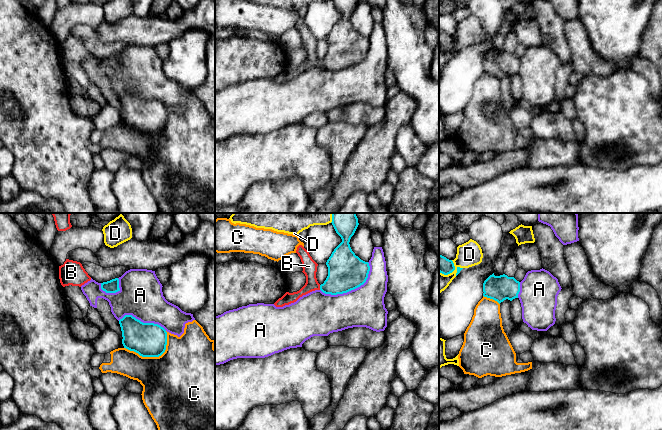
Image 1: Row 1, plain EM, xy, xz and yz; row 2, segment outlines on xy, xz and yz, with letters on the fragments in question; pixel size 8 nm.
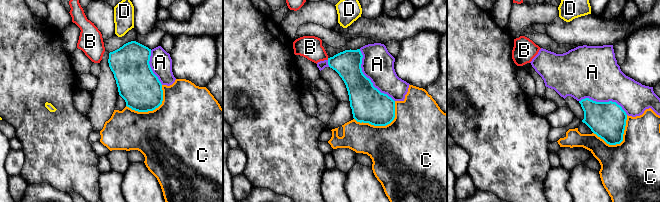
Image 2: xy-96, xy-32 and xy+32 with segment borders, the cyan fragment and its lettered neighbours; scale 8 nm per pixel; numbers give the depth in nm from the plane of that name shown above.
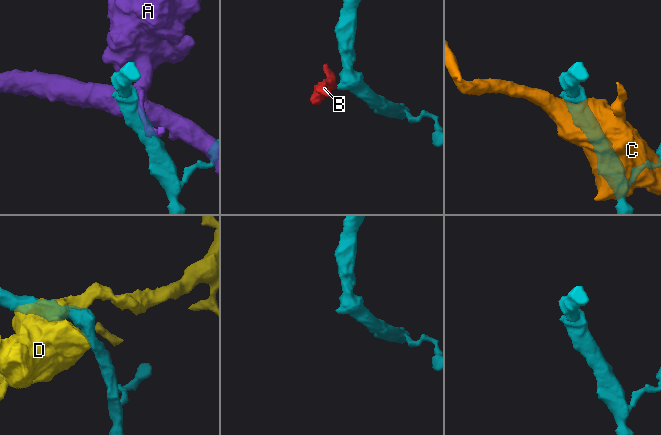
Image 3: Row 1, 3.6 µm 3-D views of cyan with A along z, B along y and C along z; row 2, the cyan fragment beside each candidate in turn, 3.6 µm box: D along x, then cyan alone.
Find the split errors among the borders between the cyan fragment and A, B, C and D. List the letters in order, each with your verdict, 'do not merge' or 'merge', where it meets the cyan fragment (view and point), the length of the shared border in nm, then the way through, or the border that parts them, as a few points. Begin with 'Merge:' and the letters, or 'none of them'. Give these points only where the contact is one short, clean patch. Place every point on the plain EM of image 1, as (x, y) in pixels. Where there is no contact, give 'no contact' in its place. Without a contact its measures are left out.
Merge: none of them
A: do not merge; meets cyan in xz at (351, 65); contact 460 nm long
B: do not merge; meets cyan in xz at (320, 63); contact 40 nm long; border along xz (319, 61), (320, 65)
C: do not merge; meets cyan in xy at (153, 132); contact 380 nm long
D: do not merge; meets cyan in yz at (450, 48); contact 200 nm long

